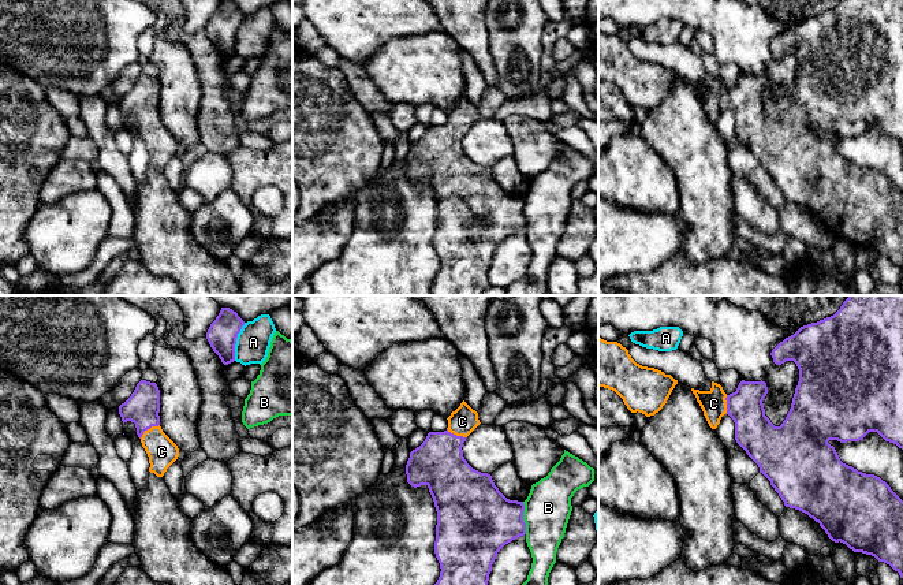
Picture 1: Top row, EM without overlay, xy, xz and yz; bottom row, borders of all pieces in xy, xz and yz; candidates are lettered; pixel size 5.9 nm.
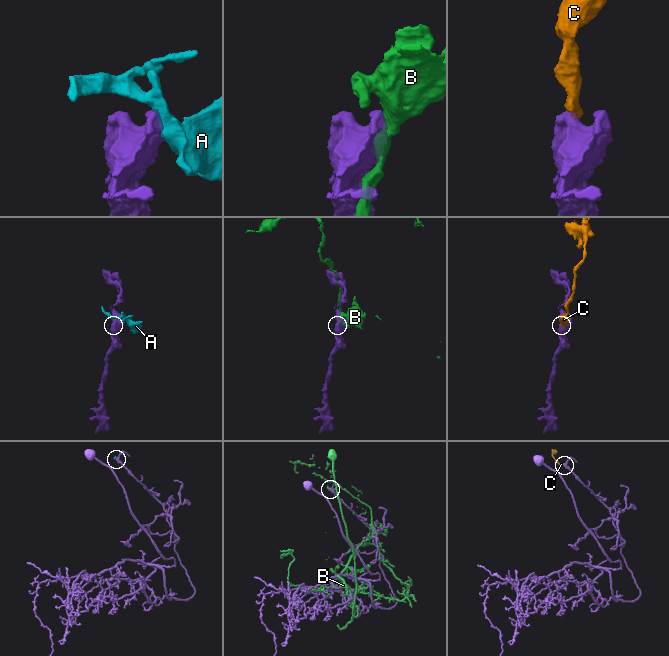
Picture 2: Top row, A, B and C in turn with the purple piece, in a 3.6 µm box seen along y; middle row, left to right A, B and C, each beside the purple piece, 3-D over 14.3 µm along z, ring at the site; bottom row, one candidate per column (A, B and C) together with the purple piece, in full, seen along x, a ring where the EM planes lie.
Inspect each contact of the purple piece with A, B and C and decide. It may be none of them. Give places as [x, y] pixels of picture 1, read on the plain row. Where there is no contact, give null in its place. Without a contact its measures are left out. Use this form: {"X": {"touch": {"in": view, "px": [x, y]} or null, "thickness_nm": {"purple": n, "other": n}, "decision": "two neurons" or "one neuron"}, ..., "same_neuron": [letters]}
{"A": {"touch": {"in": "xy", "px": [235, 36]}, "thickness_nm": {"purple": 180, "other": 200}, "decision": "two neurons"}, "B": {"touch": {"in": "xz", "px": [522, 212]}, "thickness_nm": {"purple": 400, "other": 280}, "decision": "two neurons"}, "C": {"touch": {"in": "xy", "px": [148, 122]}, "thickness_nm": {"purple": 200, "other": 170}, "decision": "one neuron"}, "same_neuron": ["C"]}

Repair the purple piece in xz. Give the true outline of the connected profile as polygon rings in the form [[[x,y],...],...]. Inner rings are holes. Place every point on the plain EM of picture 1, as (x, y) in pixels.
[[[464,94],[451,107],[444,126],[429,126],[425,135],[410,146],[407,176],[426,179],[437,205],[434,247],[440,271],[430,287],[432,295],[482,295],[490,286],[488,275],[497,246],[526,228],[523,195],[507,193],[492,169],[473,163],[463,150],[466,131],[481,118],[478,107]]]

